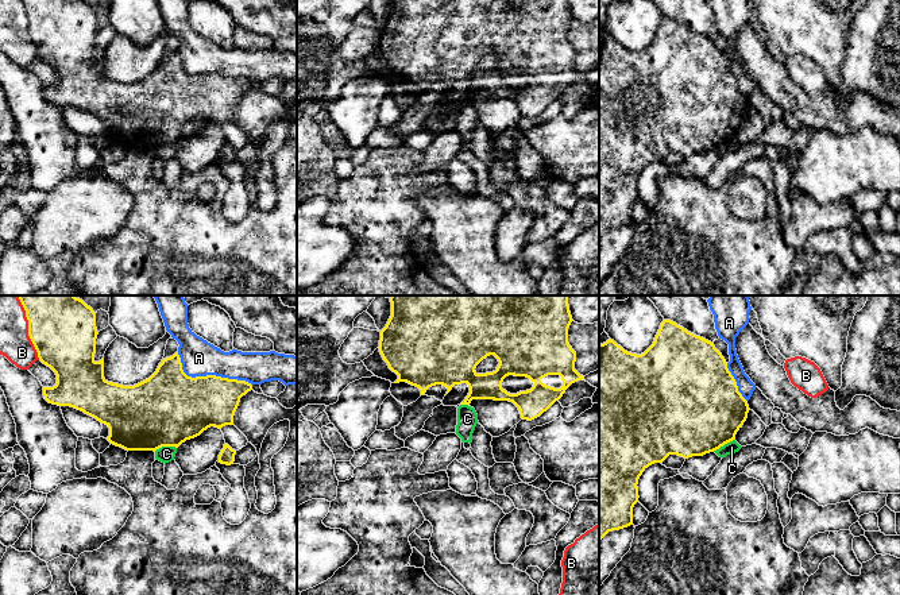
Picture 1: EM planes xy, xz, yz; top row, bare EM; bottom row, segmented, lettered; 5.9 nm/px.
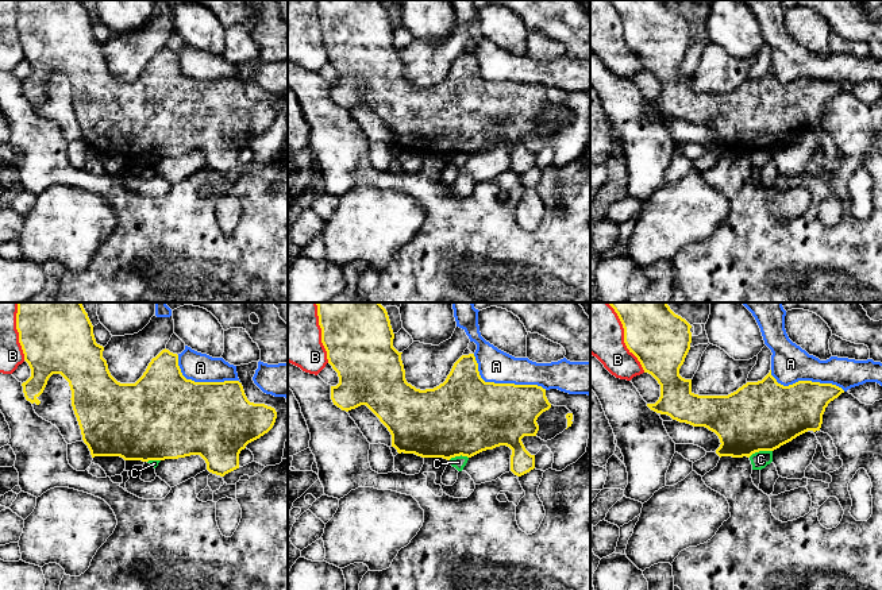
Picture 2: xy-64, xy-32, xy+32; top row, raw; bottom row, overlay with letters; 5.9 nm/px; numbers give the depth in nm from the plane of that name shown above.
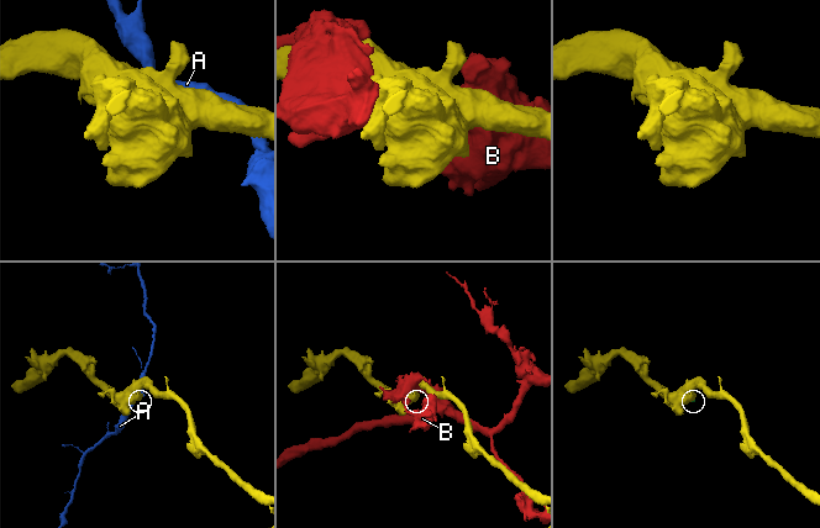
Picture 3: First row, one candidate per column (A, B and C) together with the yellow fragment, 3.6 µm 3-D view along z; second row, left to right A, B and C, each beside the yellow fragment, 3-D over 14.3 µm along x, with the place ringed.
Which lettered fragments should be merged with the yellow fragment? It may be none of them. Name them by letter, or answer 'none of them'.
none of them

